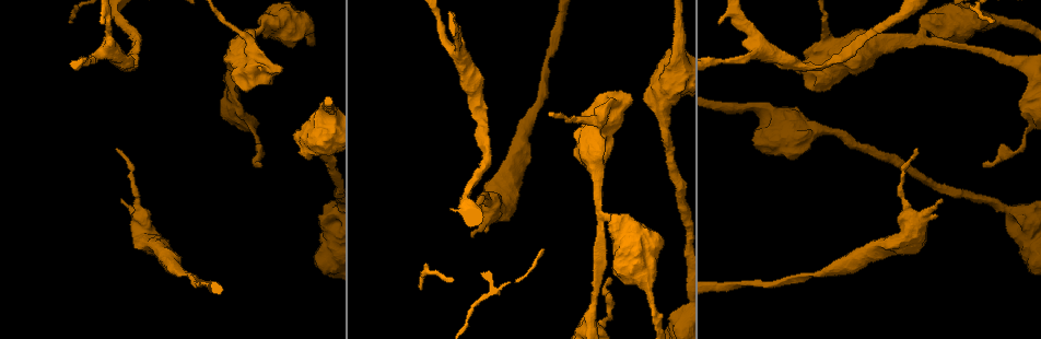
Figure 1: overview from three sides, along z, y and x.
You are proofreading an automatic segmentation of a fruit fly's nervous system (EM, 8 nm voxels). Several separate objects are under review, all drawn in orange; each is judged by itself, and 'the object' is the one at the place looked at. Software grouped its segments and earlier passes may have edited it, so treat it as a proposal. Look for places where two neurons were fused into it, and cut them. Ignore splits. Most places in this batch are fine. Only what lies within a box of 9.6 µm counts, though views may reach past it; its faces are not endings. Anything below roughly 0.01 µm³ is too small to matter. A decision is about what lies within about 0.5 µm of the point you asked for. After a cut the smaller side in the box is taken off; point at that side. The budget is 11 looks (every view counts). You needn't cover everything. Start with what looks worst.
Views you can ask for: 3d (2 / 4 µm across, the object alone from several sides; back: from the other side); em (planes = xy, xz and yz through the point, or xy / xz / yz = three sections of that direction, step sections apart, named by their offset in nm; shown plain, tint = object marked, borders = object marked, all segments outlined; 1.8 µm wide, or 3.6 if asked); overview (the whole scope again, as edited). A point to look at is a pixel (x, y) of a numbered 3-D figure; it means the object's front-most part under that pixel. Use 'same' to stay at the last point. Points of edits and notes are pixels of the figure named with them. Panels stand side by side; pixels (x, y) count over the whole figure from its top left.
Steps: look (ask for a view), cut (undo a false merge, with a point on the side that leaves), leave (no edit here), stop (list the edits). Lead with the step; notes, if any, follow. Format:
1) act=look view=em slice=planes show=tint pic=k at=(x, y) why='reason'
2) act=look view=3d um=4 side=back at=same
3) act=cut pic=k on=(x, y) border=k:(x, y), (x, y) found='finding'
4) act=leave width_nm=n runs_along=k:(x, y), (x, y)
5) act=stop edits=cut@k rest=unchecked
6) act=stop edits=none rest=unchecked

act=look view=3d um=4 side=back pic=1 at=(602, 219) why='three-way junction'

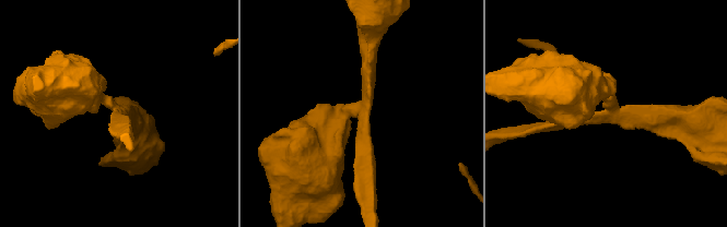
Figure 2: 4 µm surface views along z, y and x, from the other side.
act=look view=em slice=planes show=plain pic=2 at=(608, 113) arms=3 arm_widths_nm=200,280,500 why='need the tissue'

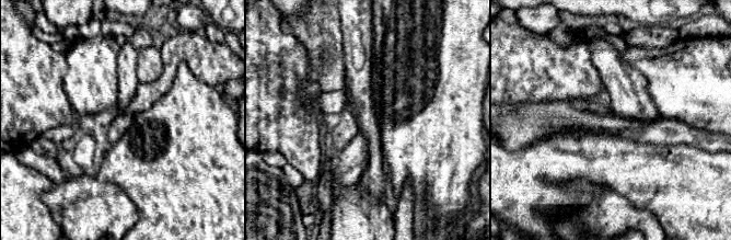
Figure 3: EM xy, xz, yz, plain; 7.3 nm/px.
act=look view=em slice=planes show=tint at=same why='with the object marked'

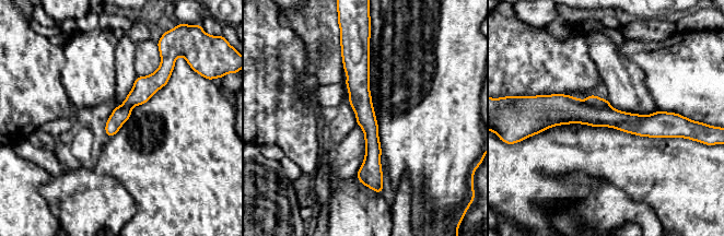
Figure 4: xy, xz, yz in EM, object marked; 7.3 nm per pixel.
act=cut pic=4 on=(593, 101) border=4:(586, 102), (598, 107), (609, 106) found='two neurons meet here'

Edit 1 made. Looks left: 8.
act=look view=overview

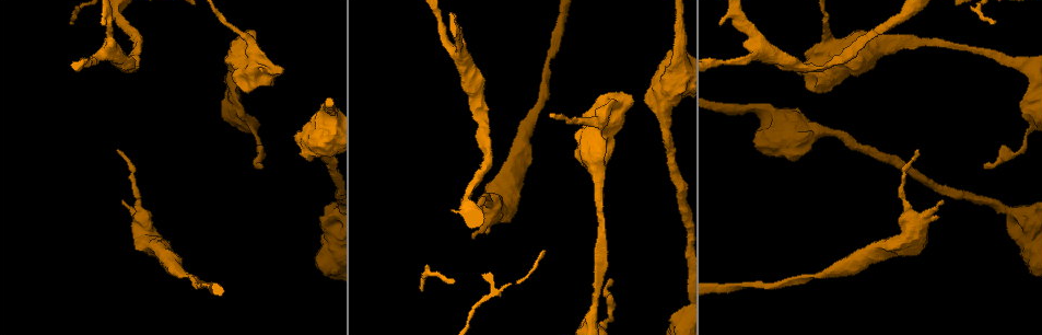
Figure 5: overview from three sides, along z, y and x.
act=look view=3d um=4 pic=5 at=(816, 72)

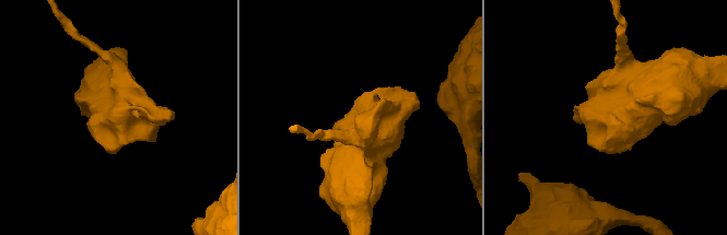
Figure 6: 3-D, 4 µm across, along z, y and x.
act=look view=em um=3.6 slice=xy step=16 show=tint pic=6 at=(133, 118)

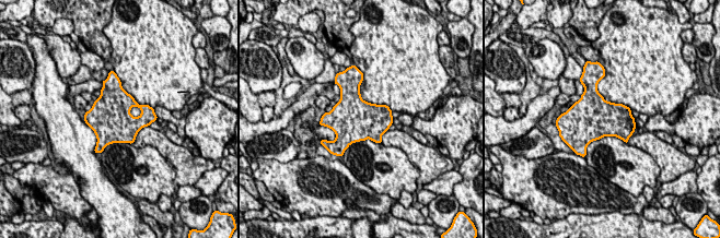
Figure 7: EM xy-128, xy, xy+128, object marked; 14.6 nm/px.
act=leave width_nm=550 found='one neuron here'

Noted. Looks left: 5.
act=look view=3d um=4 pic=5 at=(764, 53) why='thick turns thin'

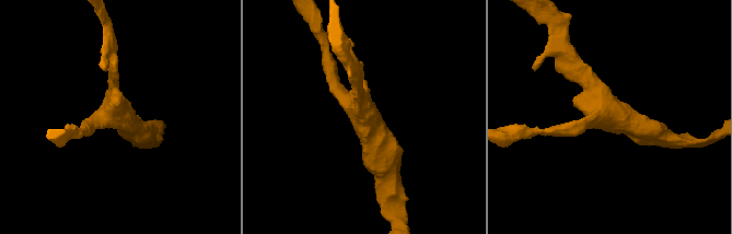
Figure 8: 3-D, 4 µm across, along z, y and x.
act=look view=em slice=planes show=borders pic=8 at=(119, 116) arms=3 arm_widths_nm=190,220,360

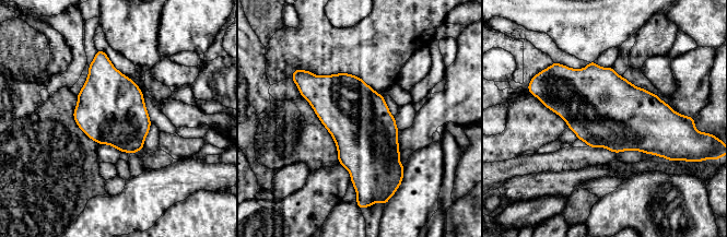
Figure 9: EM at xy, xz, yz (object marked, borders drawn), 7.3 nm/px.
act=leave found='one neuron here'

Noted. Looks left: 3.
act=look view=em slice=planes show=borders pic=5 at=(588, 325) why='thick turns thin'

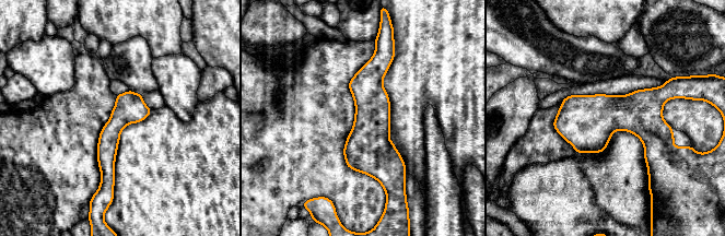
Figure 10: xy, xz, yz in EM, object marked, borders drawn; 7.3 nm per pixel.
act=leave found='continuous, no second neuron'

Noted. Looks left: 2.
act=stop edits=cut@4 rest=unchecked

